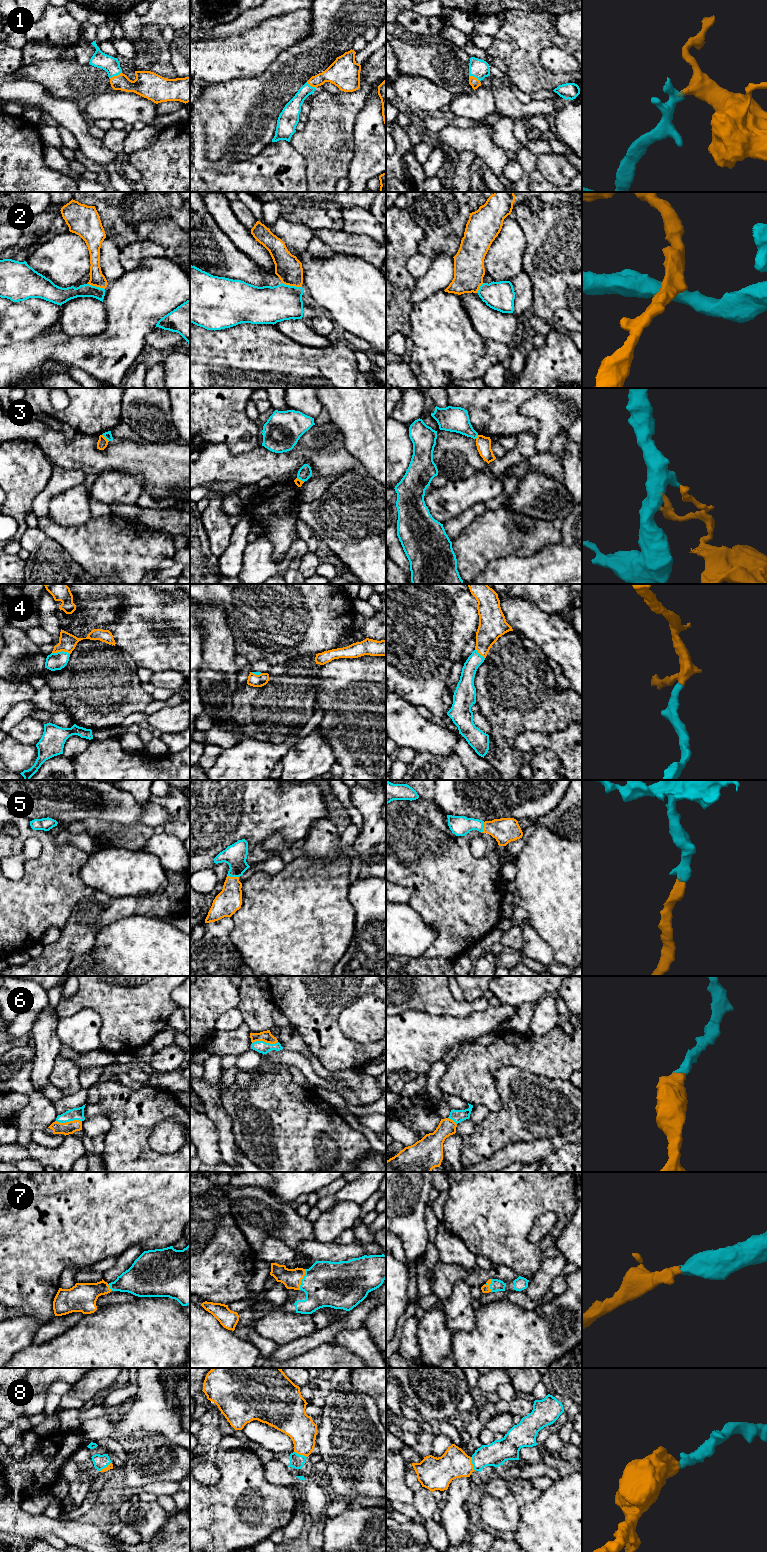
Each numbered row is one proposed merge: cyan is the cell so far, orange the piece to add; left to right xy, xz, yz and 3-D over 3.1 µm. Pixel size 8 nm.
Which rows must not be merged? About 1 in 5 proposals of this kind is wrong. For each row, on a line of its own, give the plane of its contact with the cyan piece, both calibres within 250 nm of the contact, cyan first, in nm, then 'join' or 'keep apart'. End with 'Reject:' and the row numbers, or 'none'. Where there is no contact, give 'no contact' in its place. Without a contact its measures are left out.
1: contact in xy; calibres 140 and 180 nm; join
2: contact in xz; calibres 300 and 220 nm; join
3: contact in xy; calibres 60 and 90 nm; keep apart
4: contact in xy; calibres 140 and 140 nm; join
5: contact in xz; calibres 190 and 200 nm; join
6: contact in xy; calibres 100 and 100 nm; join
7: contact in xz; calibres 360 and 160 nm; join
8: contact in yz; calibres 190 and 240 nm; join
Reject: 3

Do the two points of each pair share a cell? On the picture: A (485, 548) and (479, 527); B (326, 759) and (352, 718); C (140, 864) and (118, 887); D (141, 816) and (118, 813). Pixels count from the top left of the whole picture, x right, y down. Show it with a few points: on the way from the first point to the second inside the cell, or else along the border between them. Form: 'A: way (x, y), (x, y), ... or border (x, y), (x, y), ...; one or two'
A: way (485, 543), (484, 532); one
B: border (319, 730), (331, 748), (336, 761); two
C: way (133, 871), (129, 871), (120, 880); one
D: way (135, 814), (124, 813); one

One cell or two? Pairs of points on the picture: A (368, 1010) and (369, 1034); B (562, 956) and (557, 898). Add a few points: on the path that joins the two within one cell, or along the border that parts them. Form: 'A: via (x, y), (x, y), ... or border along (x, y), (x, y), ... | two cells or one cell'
A: via (368, 1016), (368, 1028) | one cell
B: via (562, 942), (562, 912) | one cell

